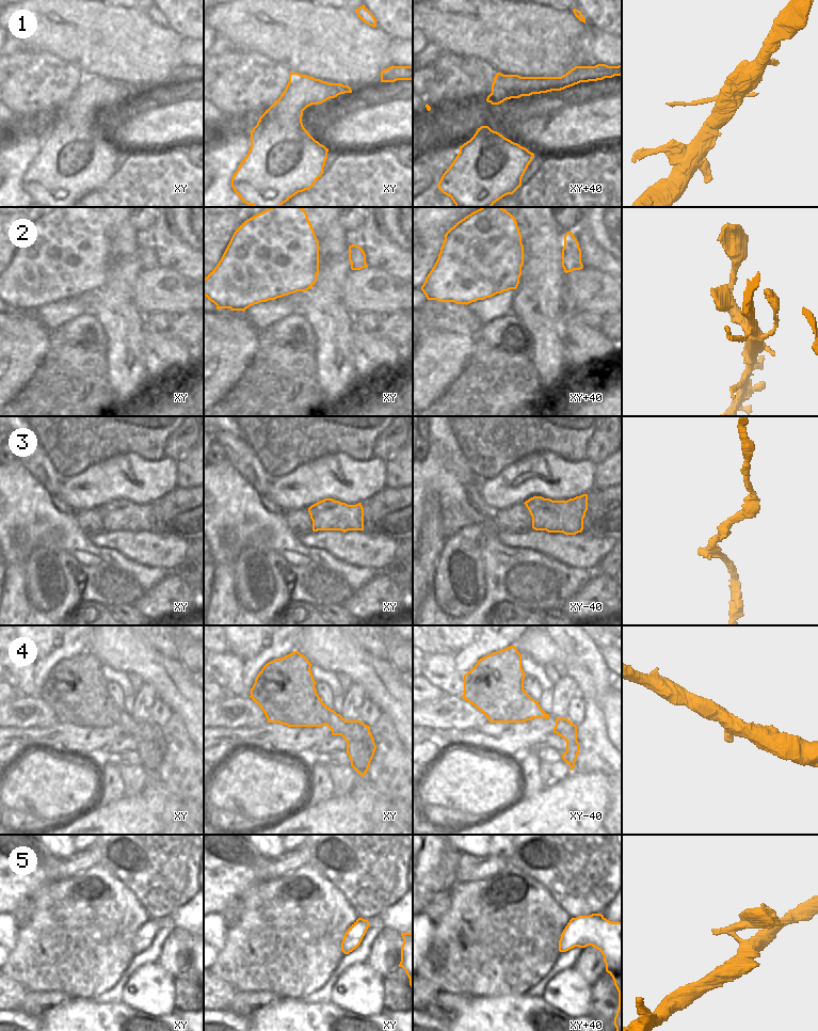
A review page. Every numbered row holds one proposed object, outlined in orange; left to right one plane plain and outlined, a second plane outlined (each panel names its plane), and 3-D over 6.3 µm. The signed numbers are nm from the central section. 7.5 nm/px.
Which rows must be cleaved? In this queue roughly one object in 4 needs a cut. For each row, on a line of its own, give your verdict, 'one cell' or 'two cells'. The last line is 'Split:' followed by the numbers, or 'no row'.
1: one cell
2: one cell
3: one cell
4: one cell
5: one cell
Split: no row

